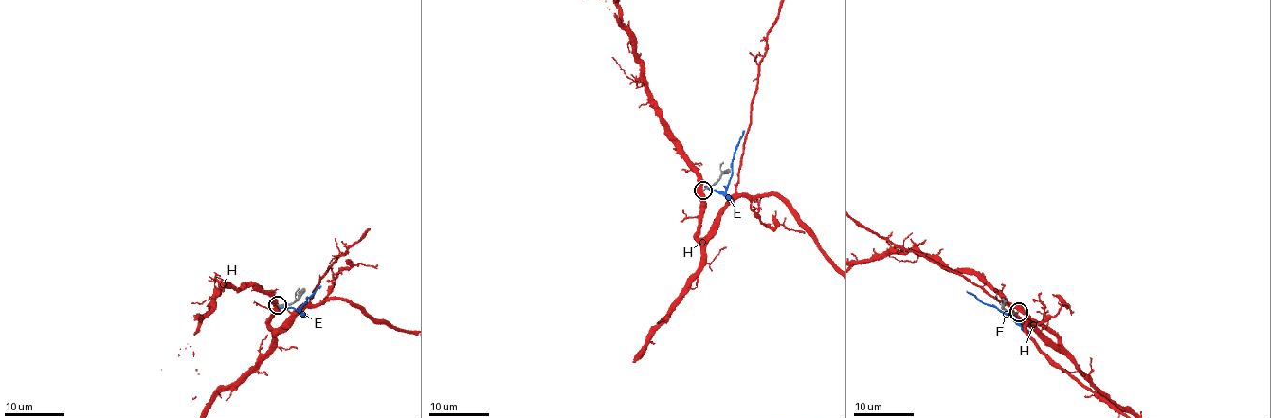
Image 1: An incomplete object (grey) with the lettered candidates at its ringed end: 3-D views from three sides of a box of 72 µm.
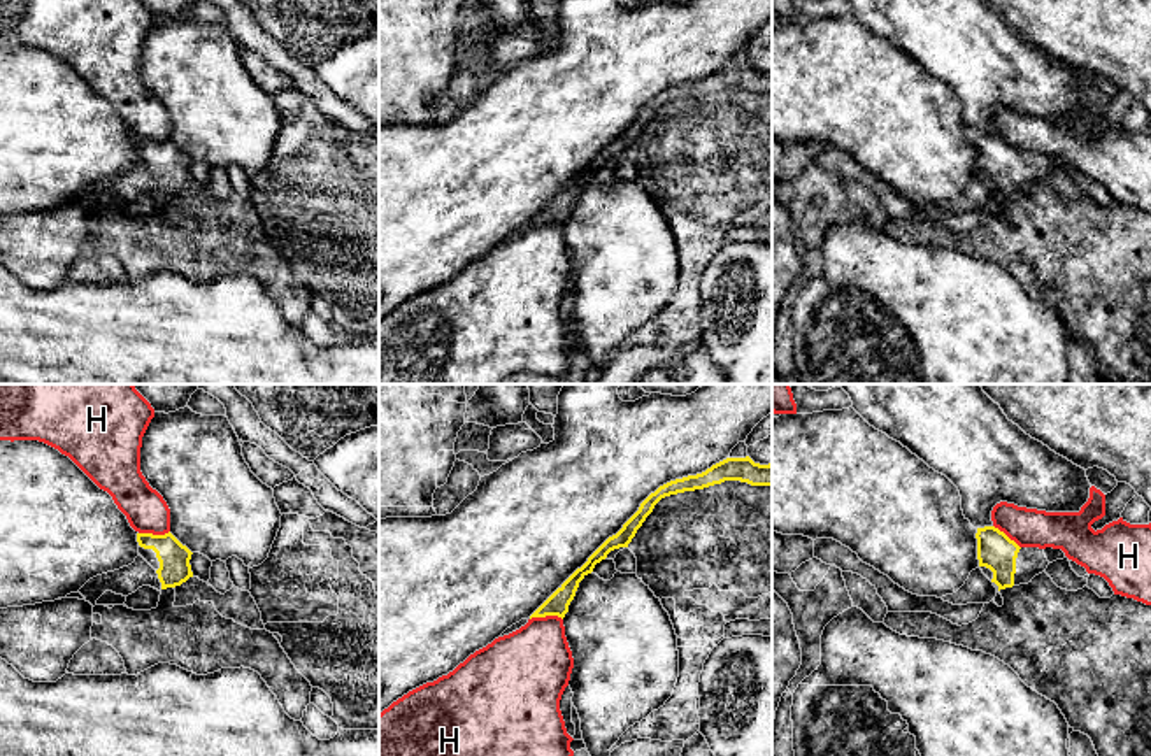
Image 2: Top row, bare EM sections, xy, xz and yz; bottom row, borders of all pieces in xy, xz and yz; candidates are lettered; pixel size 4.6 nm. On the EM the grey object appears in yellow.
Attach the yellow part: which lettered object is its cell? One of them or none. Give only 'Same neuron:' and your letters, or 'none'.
Same neuron: none

